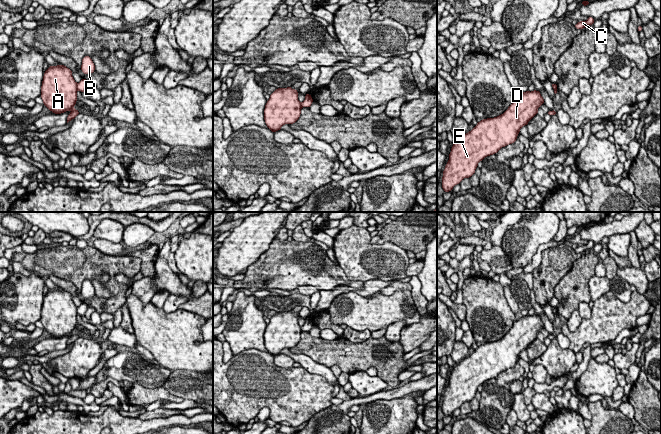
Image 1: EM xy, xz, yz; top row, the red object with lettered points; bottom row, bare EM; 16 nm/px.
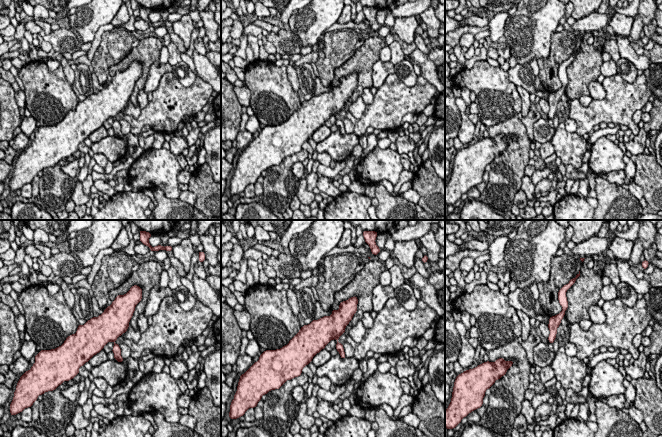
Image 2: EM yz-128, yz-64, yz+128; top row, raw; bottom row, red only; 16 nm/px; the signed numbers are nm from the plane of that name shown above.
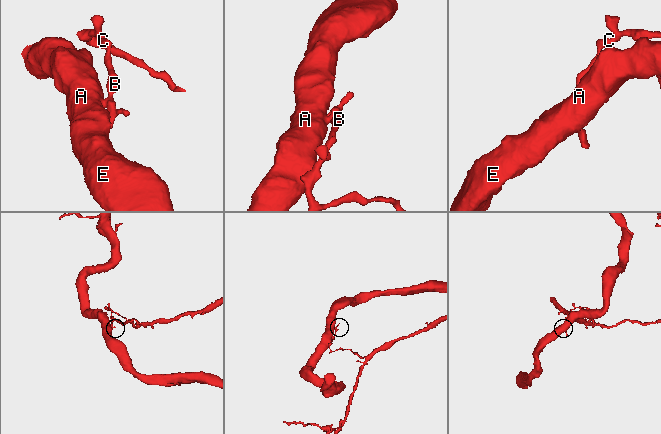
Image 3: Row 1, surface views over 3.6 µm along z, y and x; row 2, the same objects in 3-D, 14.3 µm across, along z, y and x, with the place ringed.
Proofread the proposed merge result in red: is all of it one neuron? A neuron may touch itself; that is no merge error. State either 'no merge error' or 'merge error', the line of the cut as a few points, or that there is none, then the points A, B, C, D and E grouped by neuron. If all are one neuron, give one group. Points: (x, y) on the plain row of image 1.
merge error; cut in xy along (76, 307), (77, 312); A D E / B C

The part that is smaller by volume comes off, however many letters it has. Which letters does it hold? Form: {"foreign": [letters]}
{"foreign": ["B", "C"]}

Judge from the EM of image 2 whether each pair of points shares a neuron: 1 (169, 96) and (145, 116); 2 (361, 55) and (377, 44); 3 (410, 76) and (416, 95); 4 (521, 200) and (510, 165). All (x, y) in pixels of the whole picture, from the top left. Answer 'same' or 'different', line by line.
1: same
2: same
3: different
4: different

